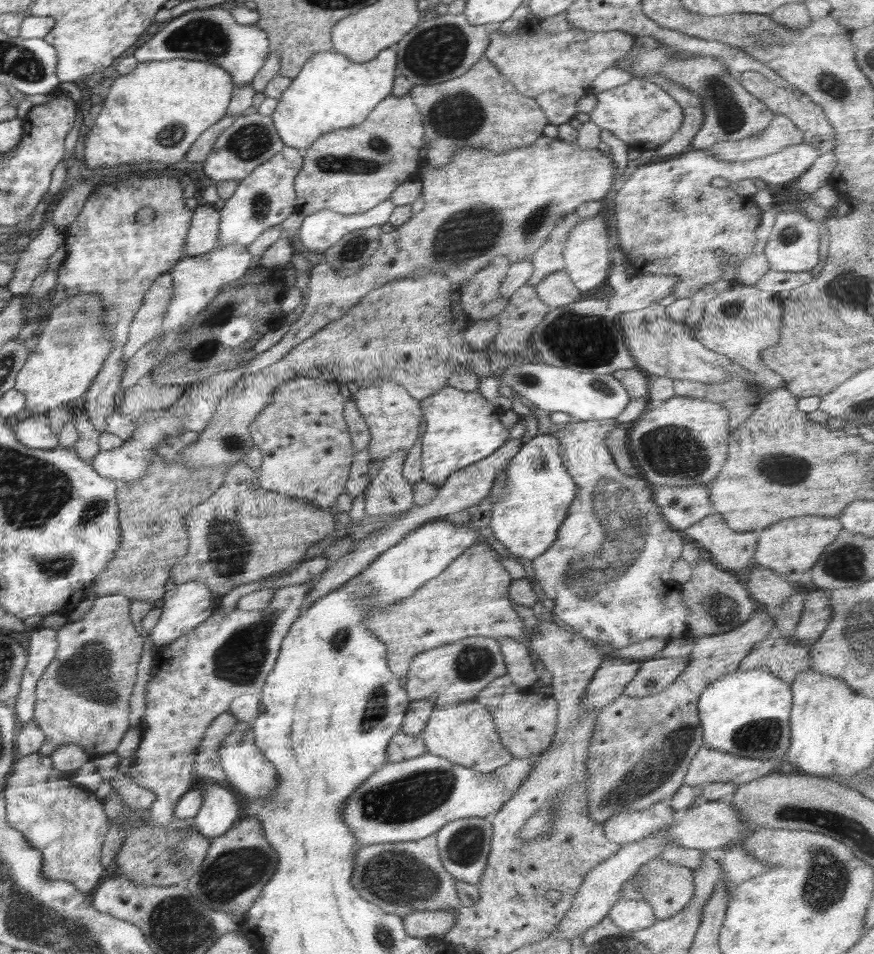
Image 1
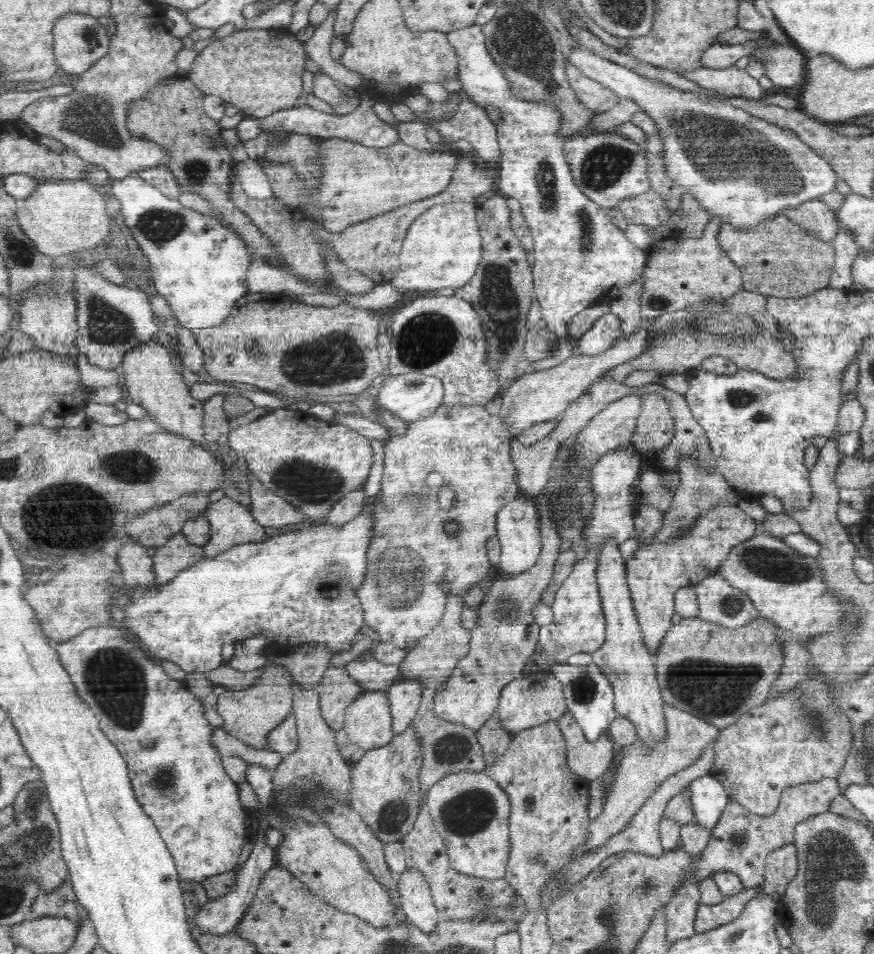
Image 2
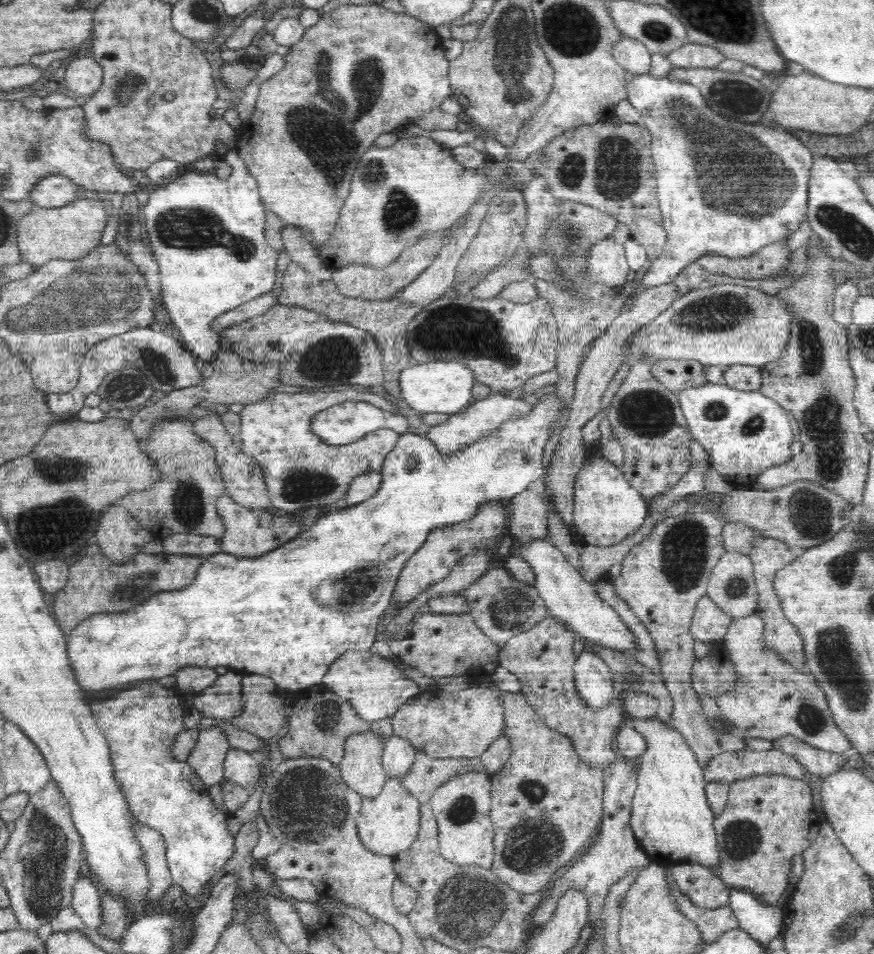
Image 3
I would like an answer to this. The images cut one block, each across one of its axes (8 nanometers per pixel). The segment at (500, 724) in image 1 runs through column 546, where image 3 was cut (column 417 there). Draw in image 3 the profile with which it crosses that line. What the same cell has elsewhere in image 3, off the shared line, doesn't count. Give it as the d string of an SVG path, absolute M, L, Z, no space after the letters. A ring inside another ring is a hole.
M494 682L490 685L474 685L467 690L458 690L457 693L433 694L432 696L416 697L411 699L400 707L391 717L393 722L394 735L400 736L410 741L416 750L422 749L426 755L434 758L474 758L480 756L496 740L505 730L505 714L502 707L501 690L496 688L483 688L483 686L494 686ZM410 724L418 724L430 730L412 730Z

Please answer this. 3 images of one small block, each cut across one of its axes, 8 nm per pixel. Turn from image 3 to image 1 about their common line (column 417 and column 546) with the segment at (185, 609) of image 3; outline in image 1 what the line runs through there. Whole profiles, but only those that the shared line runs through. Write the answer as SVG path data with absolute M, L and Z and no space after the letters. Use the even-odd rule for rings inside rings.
M542 432L522 444L506 466L507 478L492 508L490 526L496 540L516 557L532 561L545 554L558 538L558 528L576 498L576 483L568 474L559 450L560 441L550 432Z

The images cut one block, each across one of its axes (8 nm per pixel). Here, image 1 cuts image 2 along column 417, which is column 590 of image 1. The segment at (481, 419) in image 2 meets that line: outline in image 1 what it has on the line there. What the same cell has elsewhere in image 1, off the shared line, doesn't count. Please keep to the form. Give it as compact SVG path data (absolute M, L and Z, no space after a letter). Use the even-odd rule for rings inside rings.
M614 418L606 421L573 420L567 423L563 429L552 433L560 441L559 453L568 474L570 474L576 483L577 492L576 498L570 504L568 516L562 520L562 524L558 528L558 538L556 538L554 544L550 546L550 549L545 554L532 560L534 573L536 573L533 579L534 586L544 591L542 596L548 596L550 600L554 601L553 617L558 623L571 629L576 634L586 637L587 640L594 642L594 644L614 644L617 649L636 644L636 642L642 642L648 638L660 638L660 640L664 640L664 645L666 645L689 636L687 619L690 617L690 612L688 607L684 605L683 599L676 595L681 586L670 582L672 566L676 560L681 559L684 536L682 532L672 528L661 516L659 506L653 501L653 486L639 477L625 475L617 467L615 459L610 454L607 446L608 437L616 426L619 426L619 424Z

